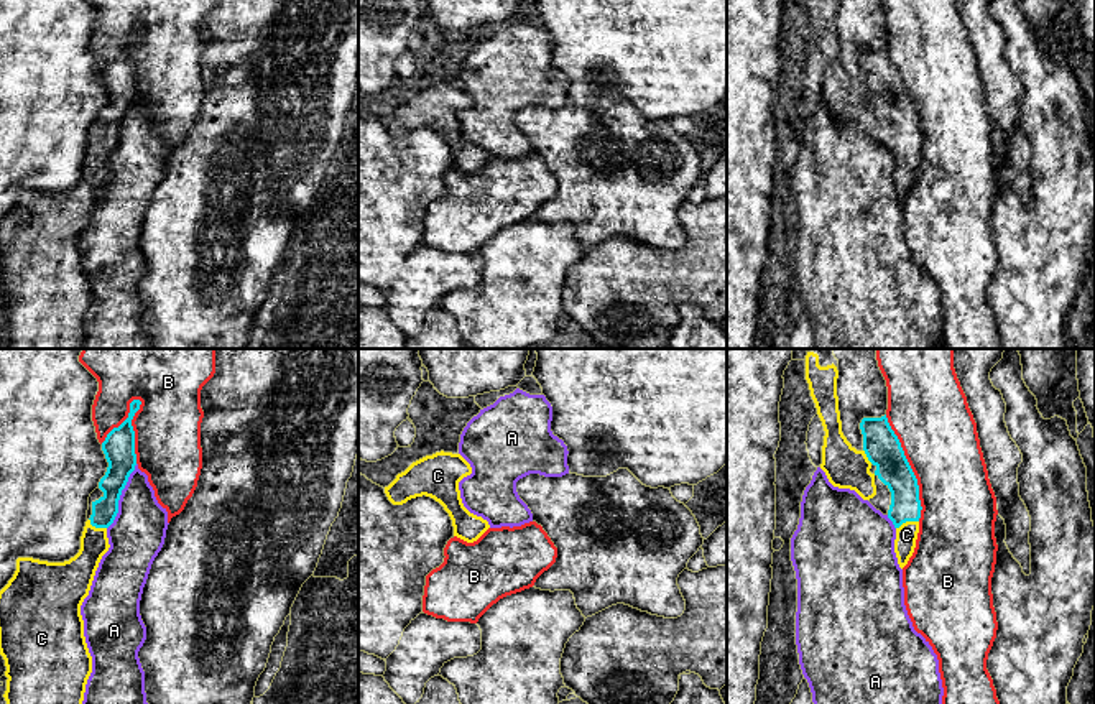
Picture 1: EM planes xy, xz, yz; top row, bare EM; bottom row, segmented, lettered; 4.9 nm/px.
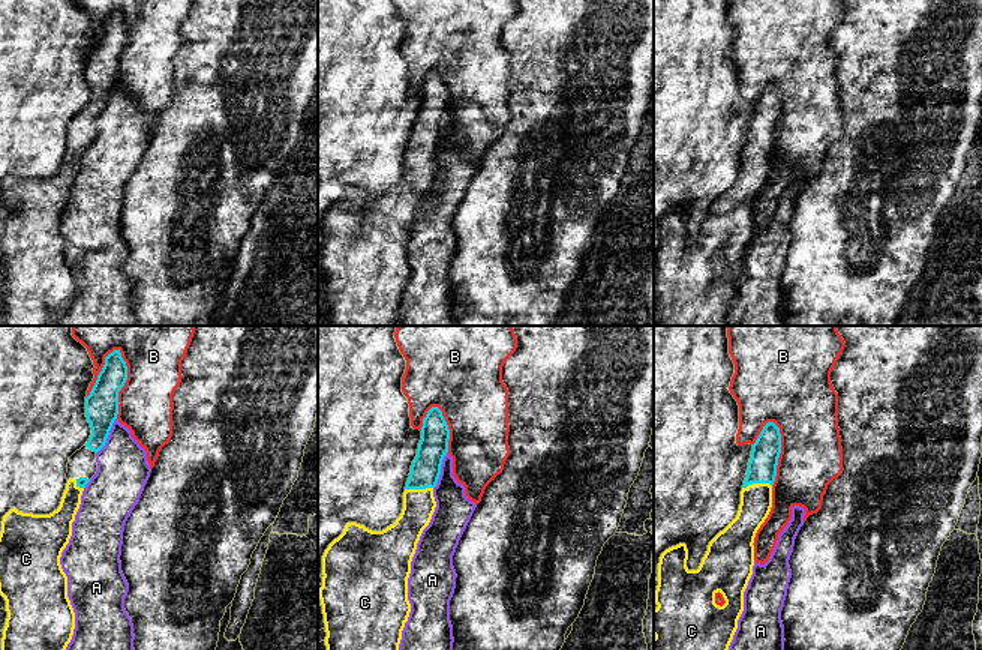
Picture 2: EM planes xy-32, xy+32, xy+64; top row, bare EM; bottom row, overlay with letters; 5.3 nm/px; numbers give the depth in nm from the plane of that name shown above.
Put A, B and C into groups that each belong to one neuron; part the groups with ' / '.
A / B / C

